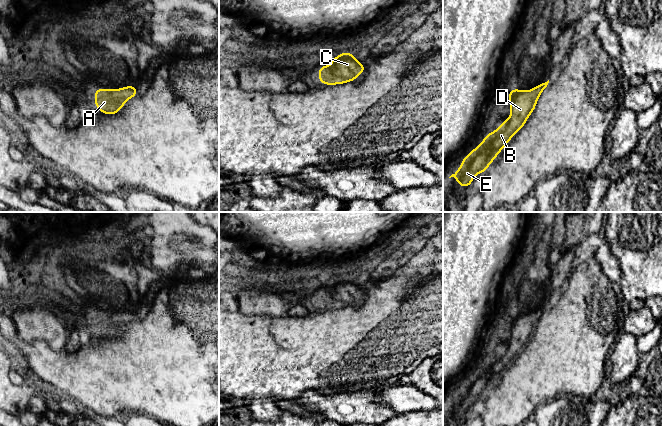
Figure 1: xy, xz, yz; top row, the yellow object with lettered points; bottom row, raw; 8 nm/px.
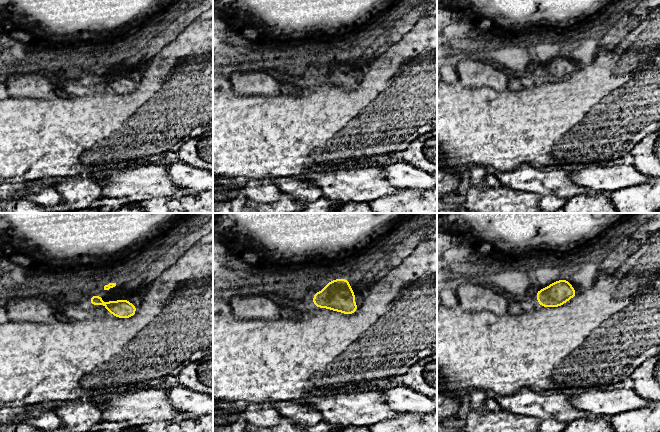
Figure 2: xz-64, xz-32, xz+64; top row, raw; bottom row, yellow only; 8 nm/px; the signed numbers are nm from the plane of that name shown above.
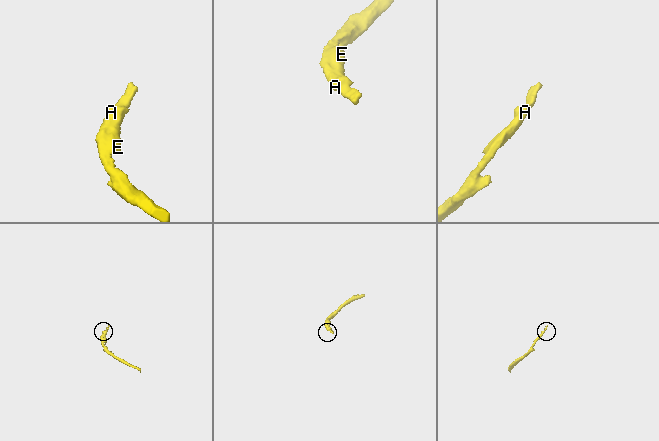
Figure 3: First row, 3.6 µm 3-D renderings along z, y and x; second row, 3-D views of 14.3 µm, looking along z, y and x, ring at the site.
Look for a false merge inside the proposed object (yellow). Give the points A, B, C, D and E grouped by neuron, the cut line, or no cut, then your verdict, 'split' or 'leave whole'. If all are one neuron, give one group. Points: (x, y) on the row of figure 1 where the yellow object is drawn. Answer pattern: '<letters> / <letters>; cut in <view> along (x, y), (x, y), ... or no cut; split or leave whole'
A B C D E; no cut; leave whole

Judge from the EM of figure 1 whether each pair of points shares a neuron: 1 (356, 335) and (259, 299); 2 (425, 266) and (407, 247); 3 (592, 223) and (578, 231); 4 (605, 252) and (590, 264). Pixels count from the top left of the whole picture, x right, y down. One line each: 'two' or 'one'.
1: two
2: two
3: one
4: two

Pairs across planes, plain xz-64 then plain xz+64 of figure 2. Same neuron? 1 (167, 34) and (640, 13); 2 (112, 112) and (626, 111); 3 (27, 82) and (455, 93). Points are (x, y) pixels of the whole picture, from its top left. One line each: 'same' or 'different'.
1: same
2: same
3: different

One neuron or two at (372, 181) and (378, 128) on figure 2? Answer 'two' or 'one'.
two

